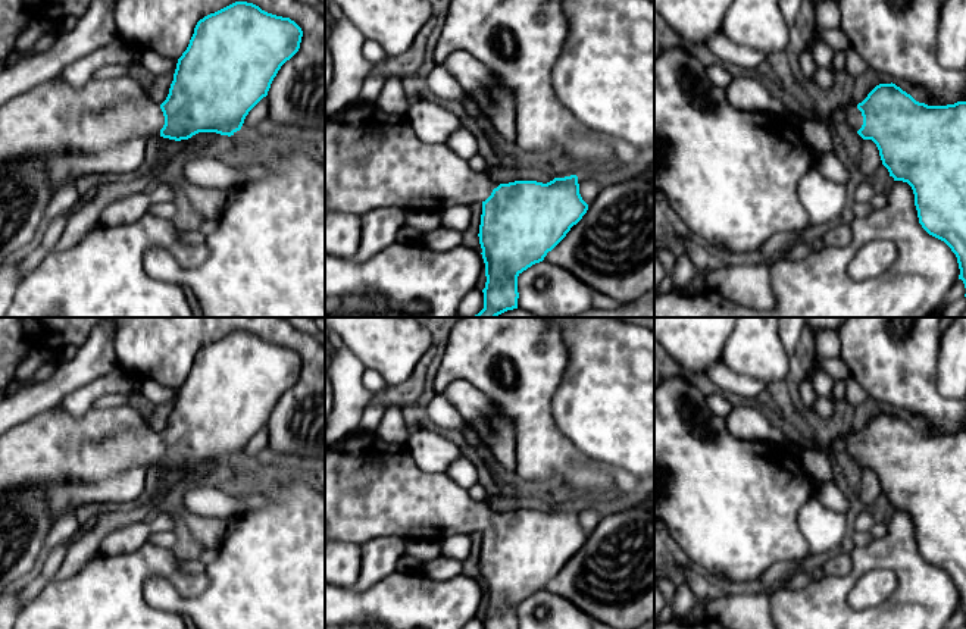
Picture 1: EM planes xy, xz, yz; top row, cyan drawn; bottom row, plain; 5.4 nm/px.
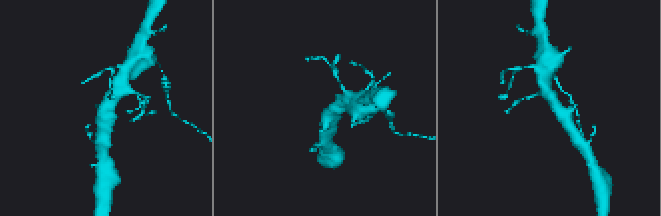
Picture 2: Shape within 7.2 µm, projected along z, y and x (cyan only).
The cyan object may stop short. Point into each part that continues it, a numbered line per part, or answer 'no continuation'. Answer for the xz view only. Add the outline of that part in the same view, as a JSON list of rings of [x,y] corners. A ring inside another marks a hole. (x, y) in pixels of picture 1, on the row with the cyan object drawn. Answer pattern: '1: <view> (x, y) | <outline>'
1: xz (374, 159) | [[[356,100],[325,116],[325,213],[363,215],[378,207],[403,207],[406,212],[441,212],[457,204],[485,201],[493,193],[493,181],[476,172],[469,162],[446,144],[426,144],[418,138],[406,115],[387,113],[376,103]]]

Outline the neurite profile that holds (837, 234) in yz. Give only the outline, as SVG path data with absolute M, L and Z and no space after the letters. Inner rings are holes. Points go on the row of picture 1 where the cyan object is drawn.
M841 220L838 223L828 226L822 238L825 245L842 245L847 244L850 240L851 240L851 226Z

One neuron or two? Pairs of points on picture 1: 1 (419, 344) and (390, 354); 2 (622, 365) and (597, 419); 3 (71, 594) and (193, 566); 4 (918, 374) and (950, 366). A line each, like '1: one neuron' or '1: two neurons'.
1: one neuron
2: one neuron
3: two neurons
4: two neurons

